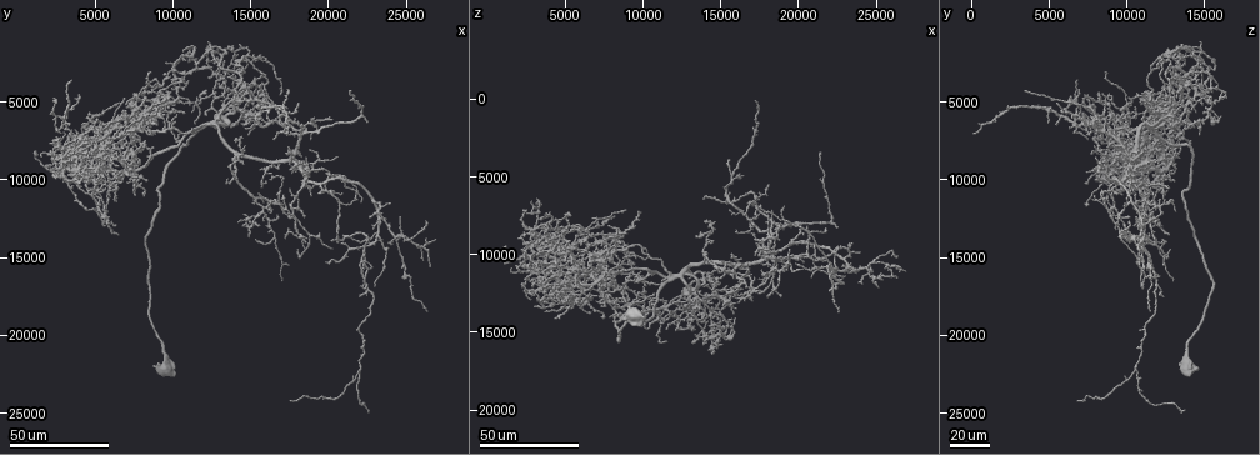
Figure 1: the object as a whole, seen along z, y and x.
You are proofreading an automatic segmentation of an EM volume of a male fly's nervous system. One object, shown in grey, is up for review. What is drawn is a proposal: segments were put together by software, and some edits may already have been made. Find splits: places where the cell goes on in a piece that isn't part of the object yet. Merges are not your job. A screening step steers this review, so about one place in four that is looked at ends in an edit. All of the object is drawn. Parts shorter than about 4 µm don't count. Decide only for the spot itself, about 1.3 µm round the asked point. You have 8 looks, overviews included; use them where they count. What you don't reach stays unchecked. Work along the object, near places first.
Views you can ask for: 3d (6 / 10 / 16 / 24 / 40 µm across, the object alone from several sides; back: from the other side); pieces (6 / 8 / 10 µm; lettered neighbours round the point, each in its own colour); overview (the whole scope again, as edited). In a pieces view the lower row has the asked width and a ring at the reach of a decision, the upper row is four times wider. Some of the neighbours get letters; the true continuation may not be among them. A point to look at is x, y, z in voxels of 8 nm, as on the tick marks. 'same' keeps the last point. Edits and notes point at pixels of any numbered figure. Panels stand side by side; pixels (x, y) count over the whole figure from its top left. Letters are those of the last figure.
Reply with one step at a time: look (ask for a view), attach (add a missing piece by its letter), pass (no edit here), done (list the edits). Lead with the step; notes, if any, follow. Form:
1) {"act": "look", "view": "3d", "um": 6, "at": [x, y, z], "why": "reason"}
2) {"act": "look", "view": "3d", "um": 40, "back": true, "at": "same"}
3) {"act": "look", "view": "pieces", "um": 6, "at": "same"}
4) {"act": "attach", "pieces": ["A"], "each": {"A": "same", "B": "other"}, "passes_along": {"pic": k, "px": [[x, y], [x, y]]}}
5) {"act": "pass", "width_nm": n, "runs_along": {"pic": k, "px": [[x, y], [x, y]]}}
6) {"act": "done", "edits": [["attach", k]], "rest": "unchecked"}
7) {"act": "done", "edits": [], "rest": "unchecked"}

{"act": "look", "view": "3d", "um": 24, "at": [12200, 3400, 13400], "why": "an open end"}

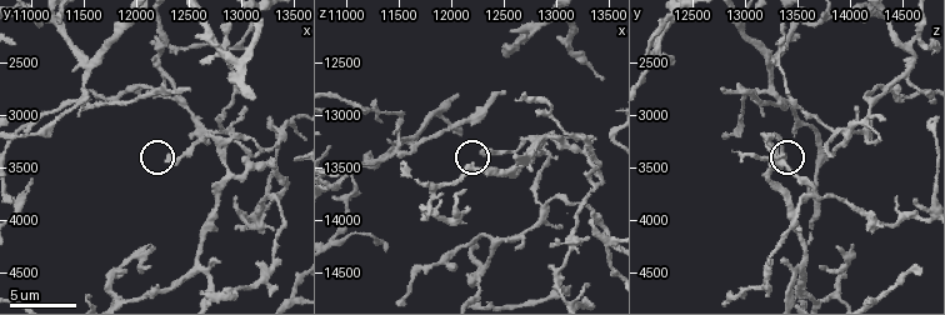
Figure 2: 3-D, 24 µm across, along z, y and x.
{"act": "look", "view": "pieces", "um": 10, "at": [12320, 3400, 13360]}

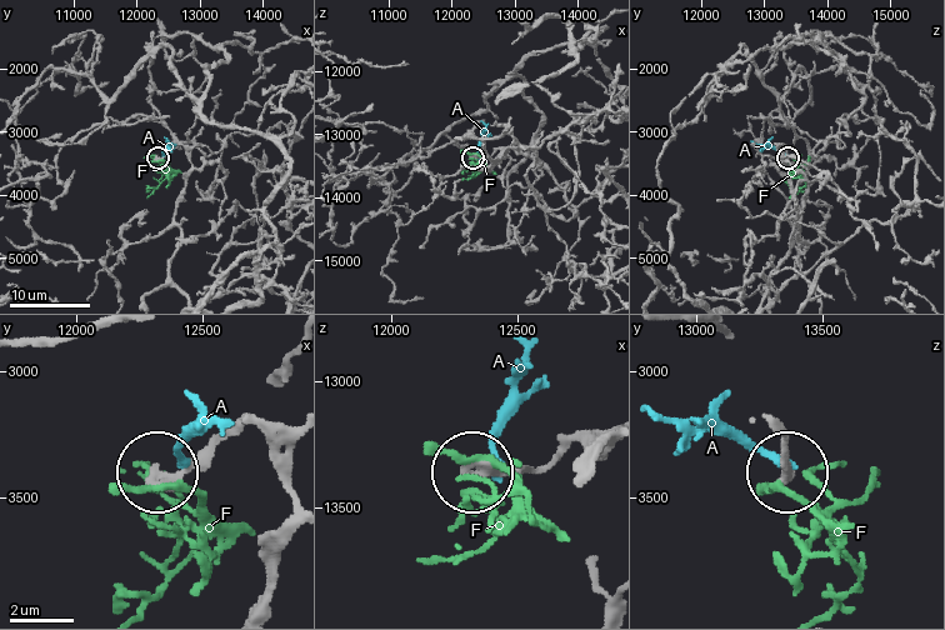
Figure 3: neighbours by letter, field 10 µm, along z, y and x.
{"act": "pass", "each": {"A": "other", "F": "other"}, "runs_along": {"pic": 3, "px": [[255, 603], [293, 514], [276, 449], [244, 421], [158, 473]]}, "found": "no lettered piece goes on from it"}

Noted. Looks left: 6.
{"act": "look", "view": "3d", "um": 24, "at": [18200, 5200, 5600], "why": "branch stops here"}

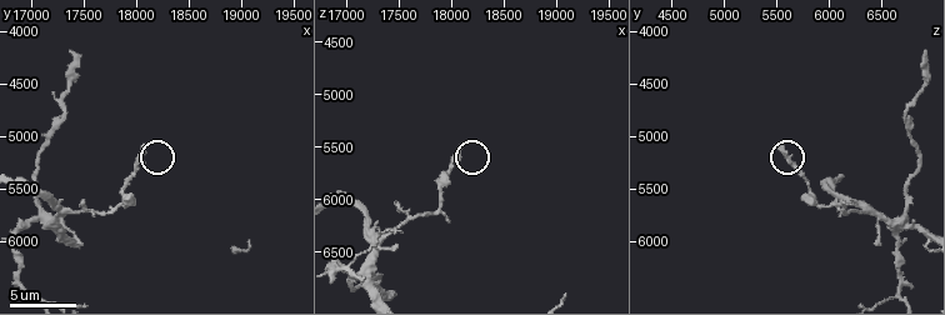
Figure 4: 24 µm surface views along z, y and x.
{"act": "look", "view": "pieces", "um": 6, "at": [18060, 5120, 5520]}

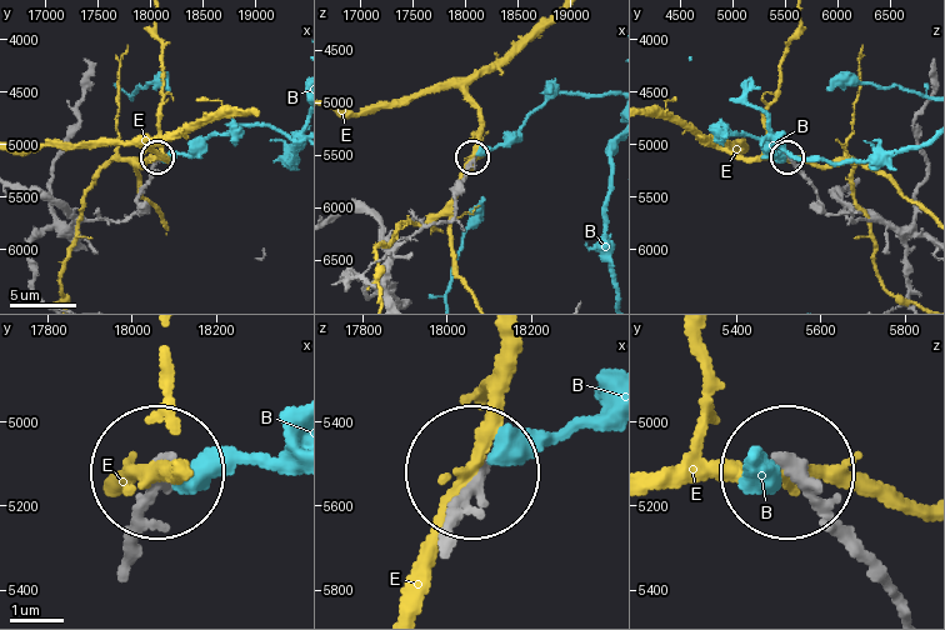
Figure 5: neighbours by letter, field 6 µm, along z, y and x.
{"act": "pass", "each": {"B": "other", "E": "other"}, "found": "no lettered piece goes on from it"}

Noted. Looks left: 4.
{"act": "look", "view": "3d", "um": 24, "at": [12200, 1200, 14800], "why": "free end"}

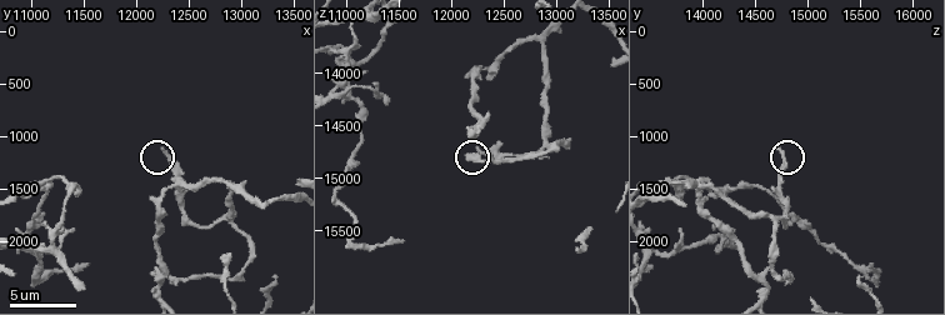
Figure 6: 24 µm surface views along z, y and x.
{"act": "look", "view": "pieces", "um": 6, "at": [12280, 1140, 14740]}

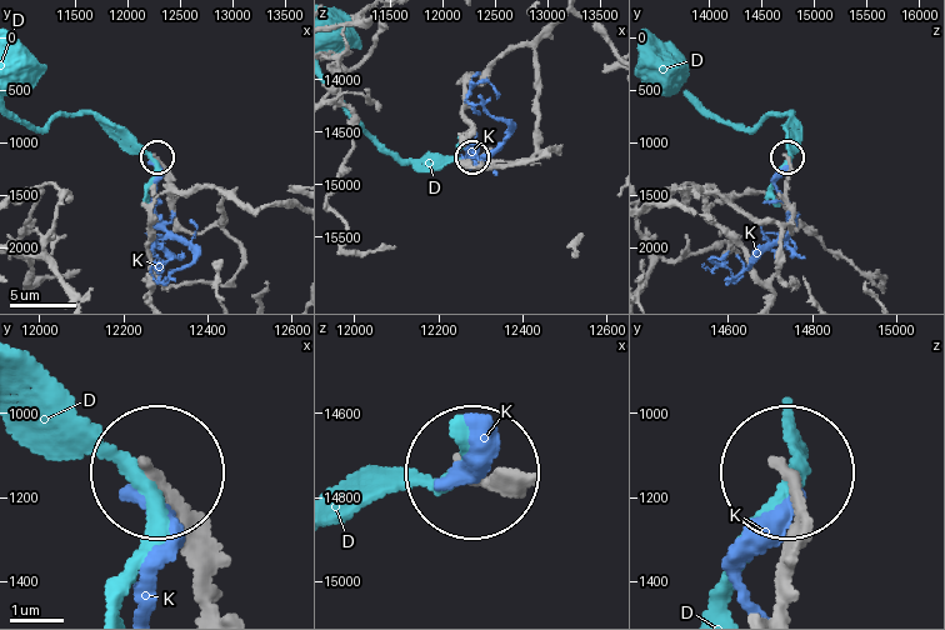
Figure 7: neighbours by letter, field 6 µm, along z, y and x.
{"act": "pass", "width_nm": 190, "each": {"D": "other", "K": "other"}, "runs_along": {"pic": 7, "px": [[211, 603], [194, 509], [163, 473]]}, "found": "no lettered piece goes on from it"}

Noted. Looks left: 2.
{"act": "look", "view": "3d", "um": 24, "at": [5200, 9200, 13000], "why": "free end"}

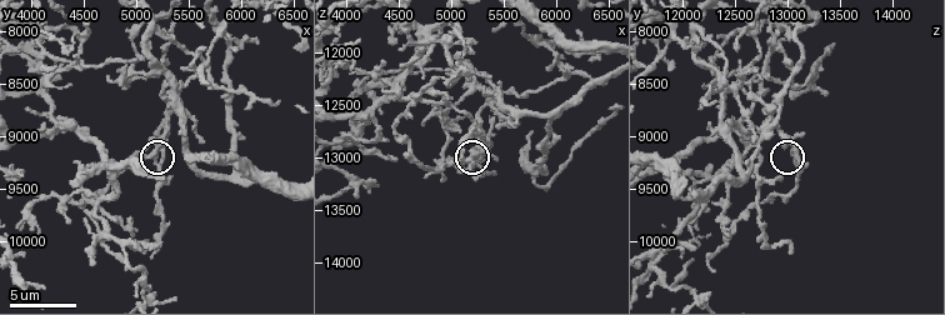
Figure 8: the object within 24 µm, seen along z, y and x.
{"act": "look", "view": "pieces", "um": 10, "at": [5320, 9400, 12920]}

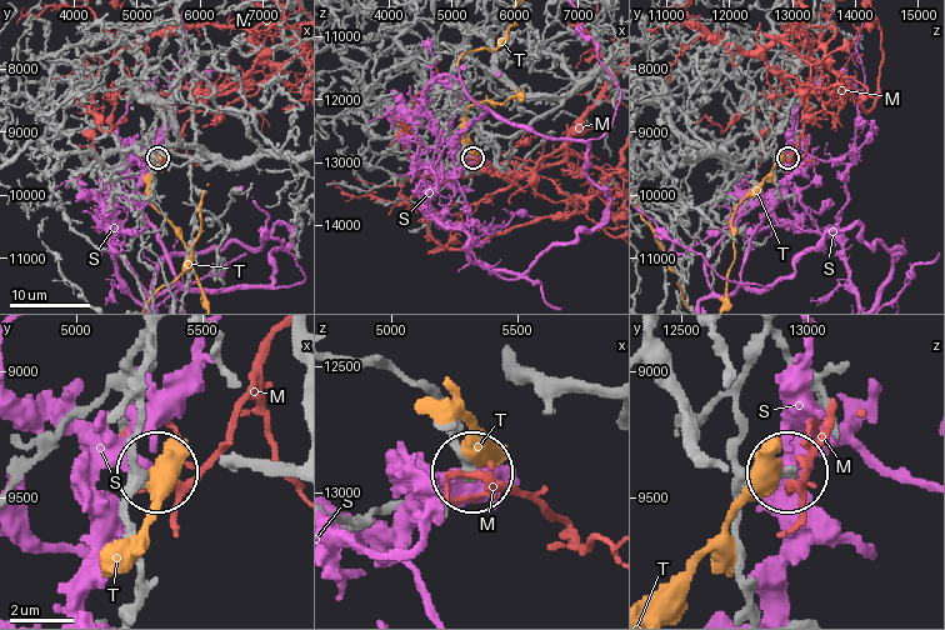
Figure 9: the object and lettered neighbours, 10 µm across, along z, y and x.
{"act": "pass", "each": {"M": "other", "S": "other", "T": "other"}, "runs_along": {"pic": 9, "px": [[763, 150], [760, 103], [779, 116], [786, 156]]}, "found": "no lettered piece goes on from it"}

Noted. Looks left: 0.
{"act": "done", "edits": [], "rest": "unchecked"}

